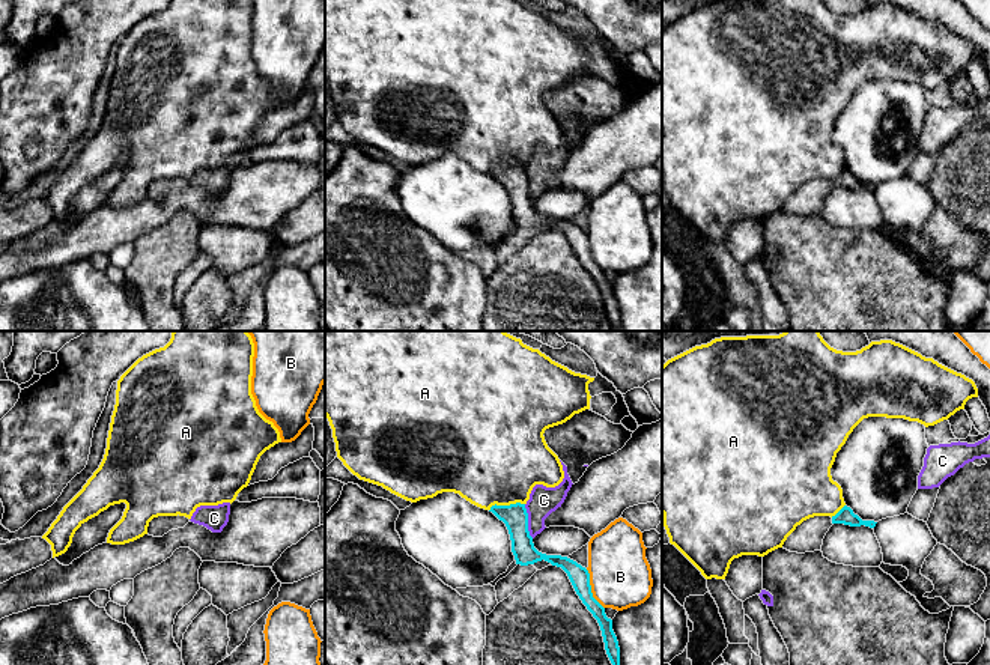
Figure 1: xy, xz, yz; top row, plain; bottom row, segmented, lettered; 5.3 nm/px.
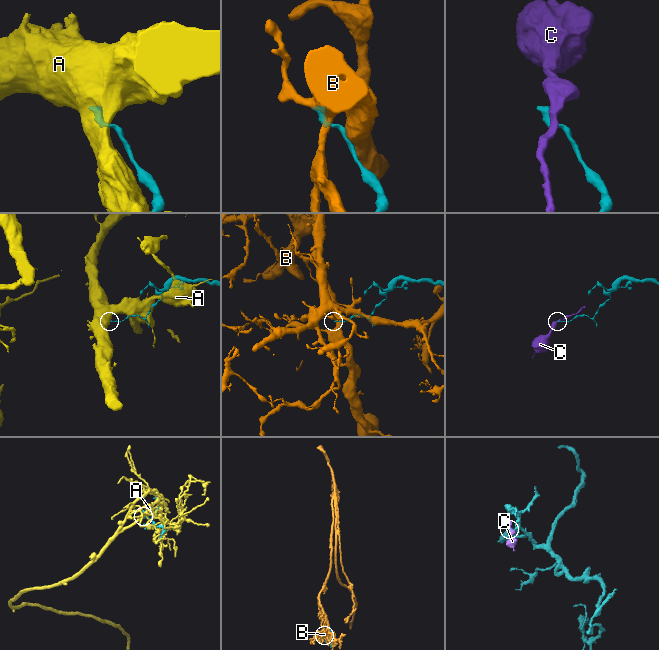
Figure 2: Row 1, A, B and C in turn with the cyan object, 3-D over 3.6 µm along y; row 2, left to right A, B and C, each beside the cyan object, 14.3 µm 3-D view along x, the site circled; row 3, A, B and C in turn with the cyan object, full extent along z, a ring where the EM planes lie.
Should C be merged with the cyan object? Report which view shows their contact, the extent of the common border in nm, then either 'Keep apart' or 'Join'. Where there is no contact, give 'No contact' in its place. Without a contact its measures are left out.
Touches cyan in xz. Shared border 190 nm. Keep apart

